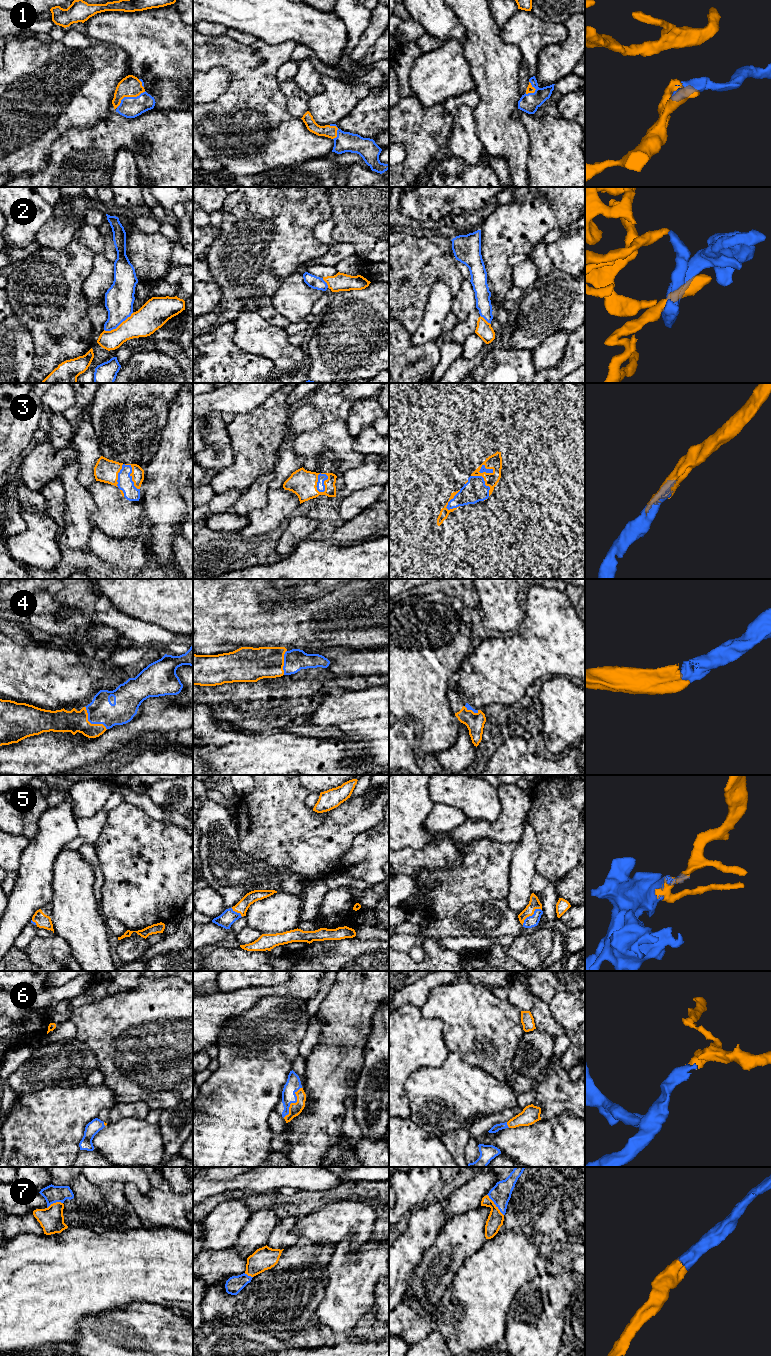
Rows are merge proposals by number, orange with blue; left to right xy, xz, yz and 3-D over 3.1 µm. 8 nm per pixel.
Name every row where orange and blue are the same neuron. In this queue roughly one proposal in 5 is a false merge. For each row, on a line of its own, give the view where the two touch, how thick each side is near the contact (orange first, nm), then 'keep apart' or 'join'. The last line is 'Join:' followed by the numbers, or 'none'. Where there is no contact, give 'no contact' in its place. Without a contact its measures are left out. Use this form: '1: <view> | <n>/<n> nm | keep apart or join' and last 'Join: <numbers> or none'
1: xy | 170/180 nm | join
2: xy | 220/240 nm | join
3: xy | 100/120 nm | join
4: xy | 180/200 nm | join
5: yz | 90/90 nm | join
6: xz | 100/120 nm | join
7: yz | 130/170 nm | join
Join: 1, 2, 3, 4, 5, 6, 7

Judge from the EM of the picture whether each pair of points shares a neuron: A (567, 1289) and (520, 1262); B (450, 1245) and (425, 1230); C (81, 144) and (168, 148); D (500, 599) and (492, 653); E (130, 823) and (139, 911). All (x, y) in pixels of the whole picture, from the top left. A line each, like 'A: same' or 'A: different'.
A: different
B: different
C: same
D: different
E: same

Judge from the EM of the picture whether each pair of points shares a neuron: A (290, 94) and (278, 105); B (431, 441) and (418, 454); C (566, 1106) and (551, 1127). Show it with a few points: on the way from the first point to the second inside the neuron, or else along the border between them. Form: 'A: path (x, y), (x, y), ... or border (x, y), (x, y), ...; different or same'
A: border (278, 83), (286, 99), (287, 110), (298, 118); different
B: path (428, 444), (421, 451); same
C: border (574, 1116), (555, 1115), (541, 1120); different

